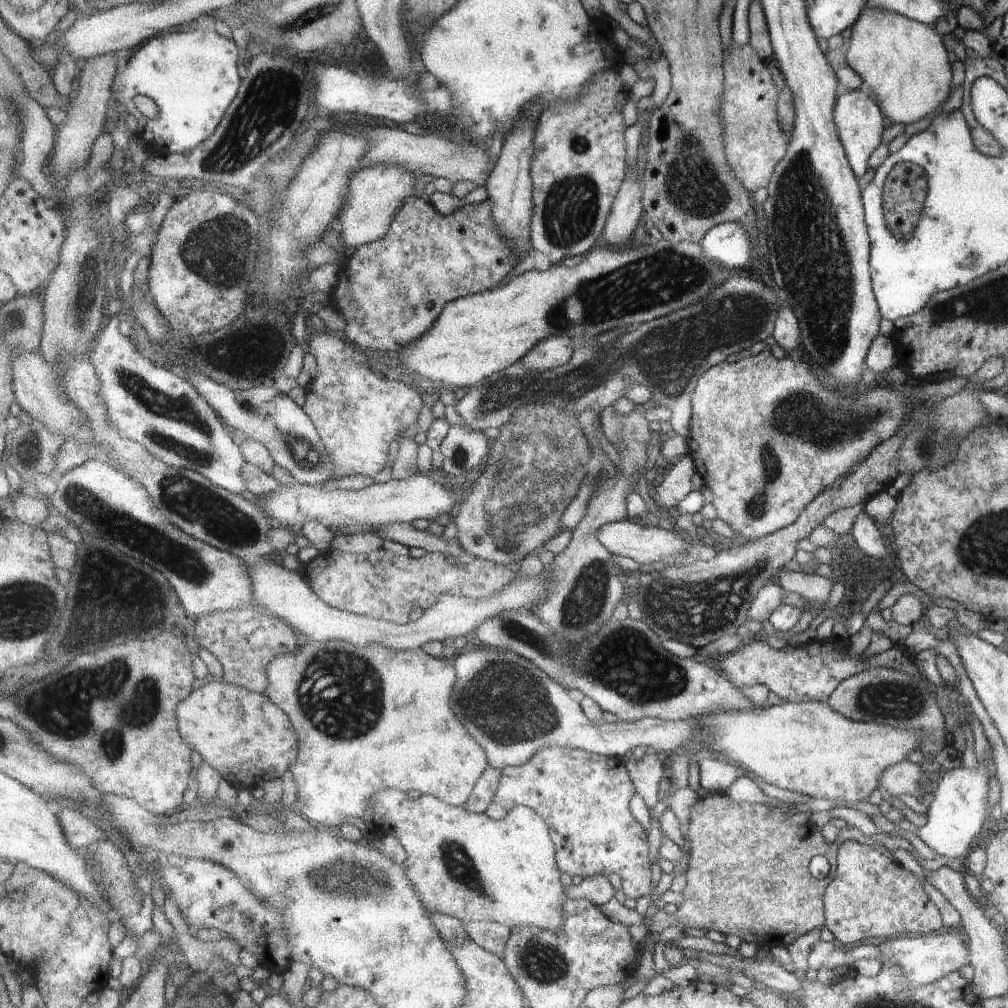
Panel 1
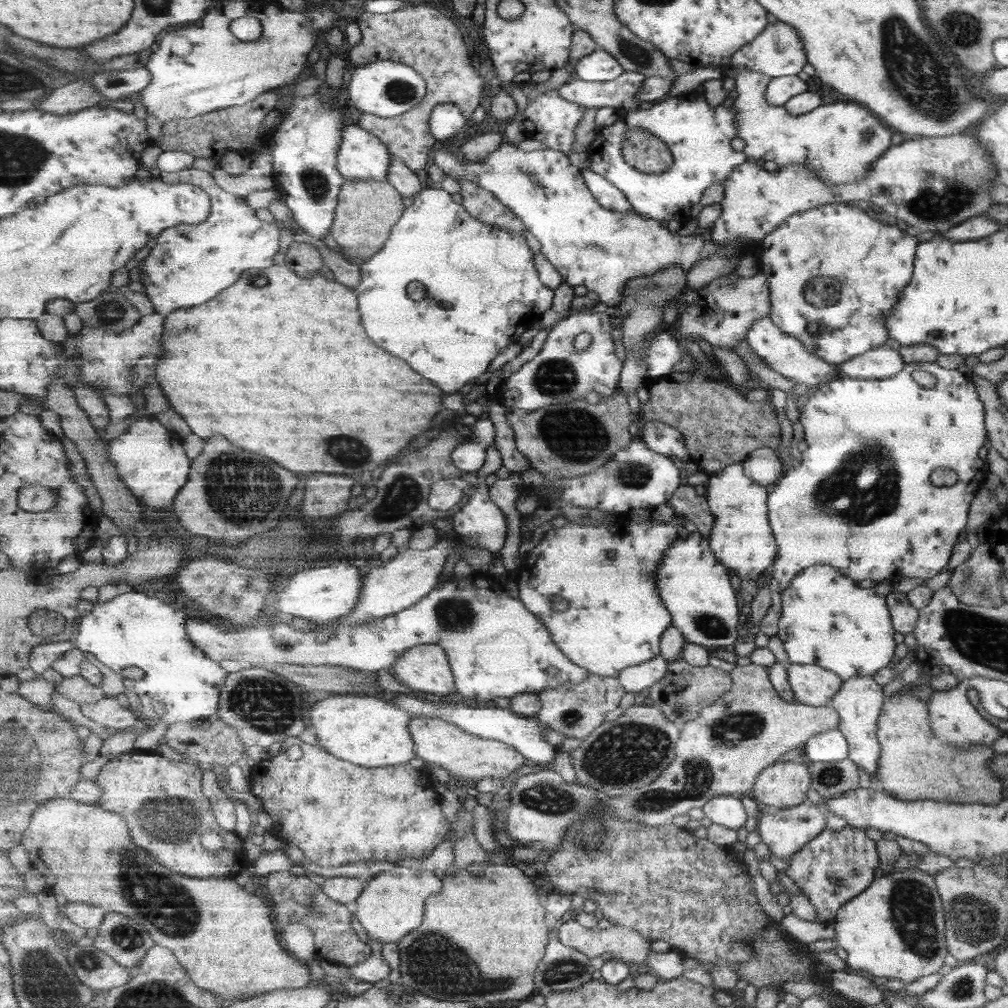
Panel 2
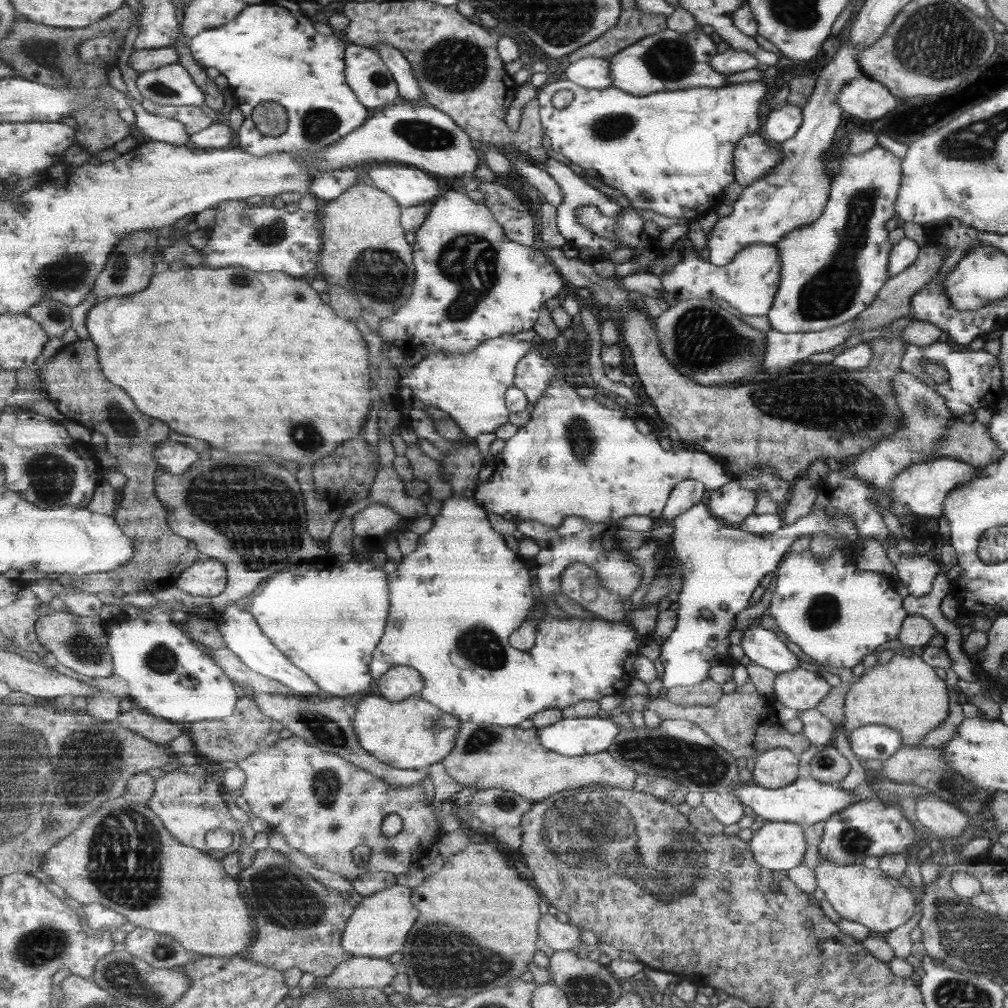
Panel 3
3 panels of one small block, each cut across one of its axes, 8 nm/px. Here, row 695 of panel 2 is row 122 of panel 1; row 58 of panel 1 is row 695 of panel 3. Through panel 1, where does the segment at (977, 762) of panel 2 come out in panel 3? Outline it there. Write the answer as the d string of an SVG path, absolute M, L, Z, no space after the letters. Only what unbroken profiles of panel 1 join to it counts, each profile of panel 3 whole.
M919 653L911 656L893 655L887 664L876 664L851 681L843 704L843 728L855 730L864 725L880 725L895 729L900 735L902 747L918 747L921 739L947 719L947 700L950 688L935 675L933 667L919 658Z

